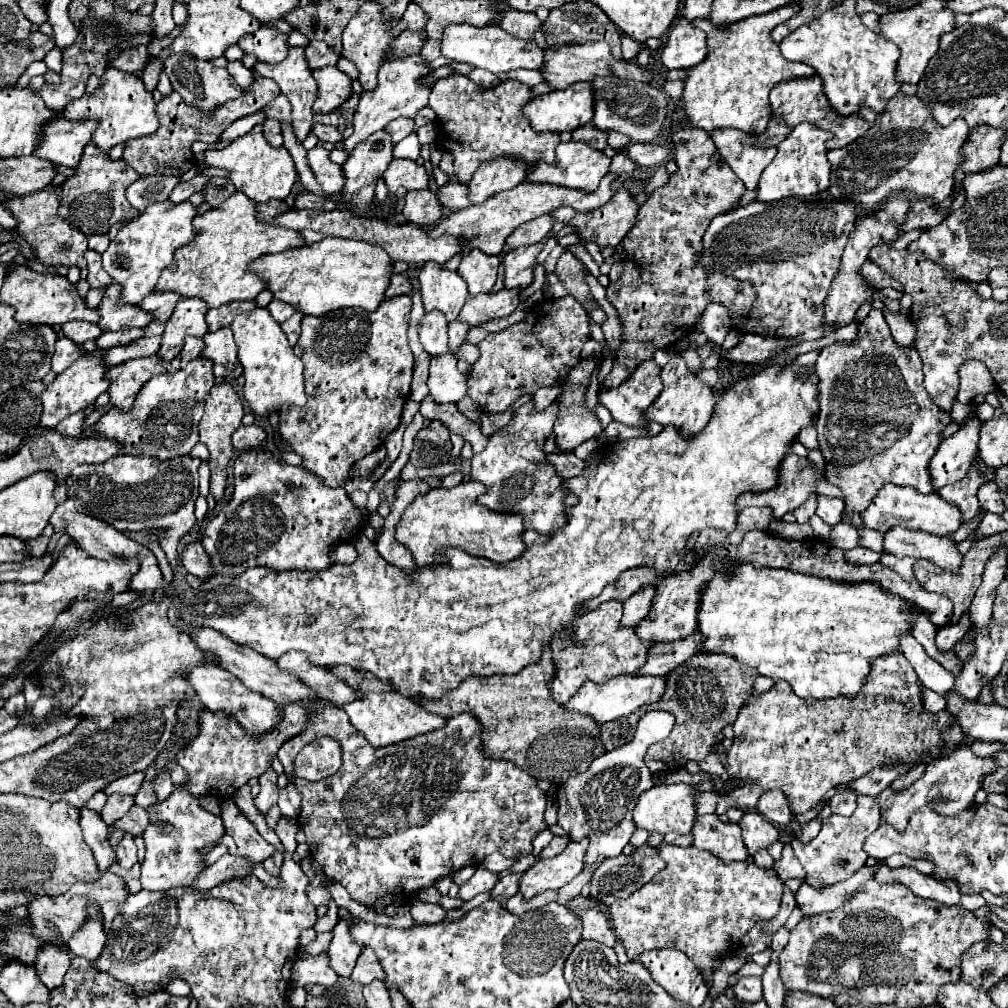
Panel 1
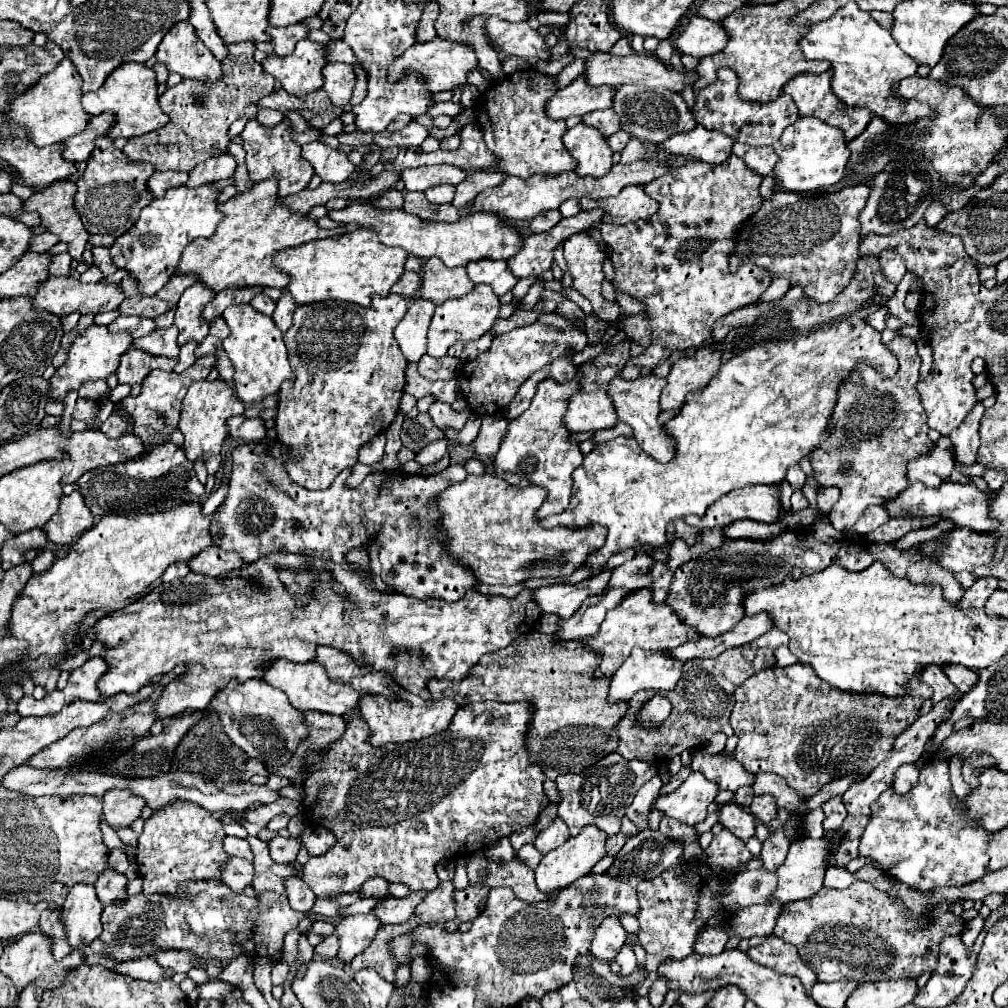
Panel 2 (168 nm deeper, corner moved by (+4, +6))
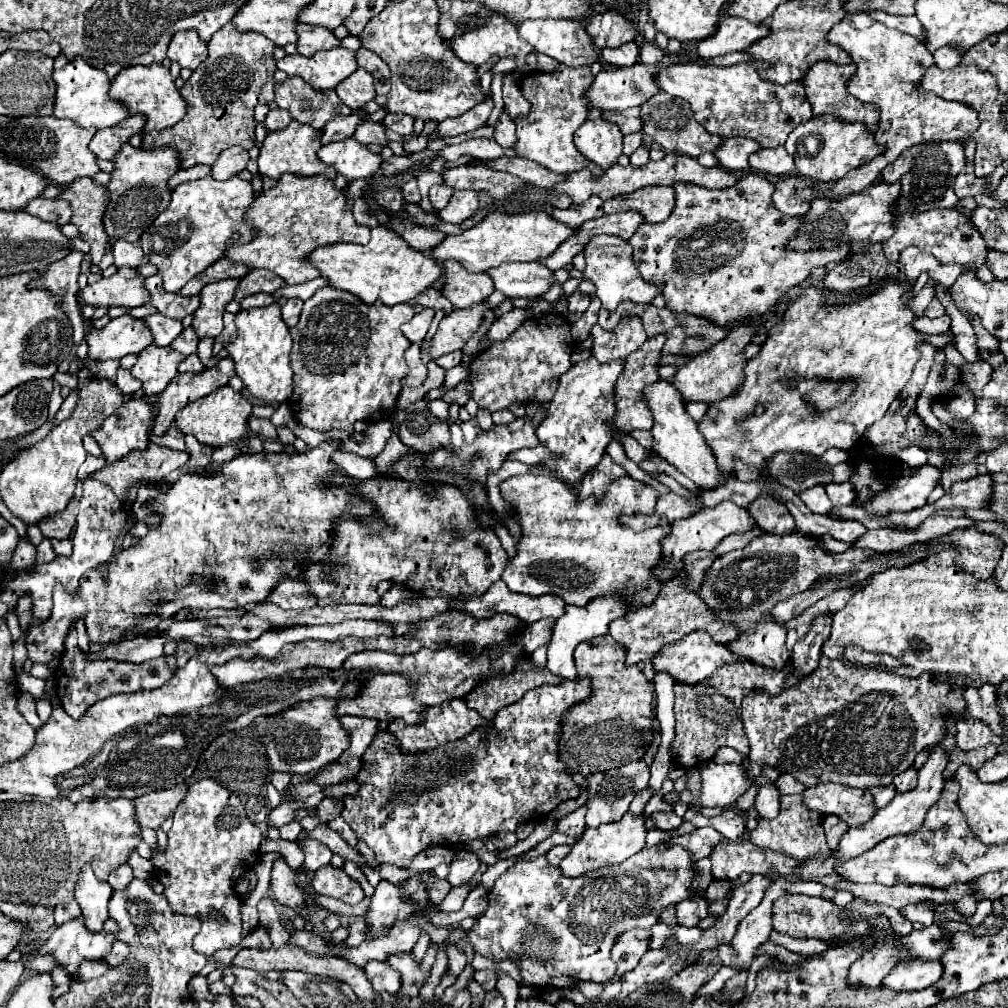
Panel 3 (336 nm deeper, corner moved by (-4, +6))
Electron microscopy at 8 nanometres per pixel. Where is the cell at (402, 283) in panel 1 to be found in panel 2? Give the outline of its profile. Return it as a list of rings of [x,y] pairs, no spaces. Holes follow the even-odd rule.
[[[404,271],[404,275],[400,275],[398,283],[390,291],[400,293],[402,297],[412,297],[412,295],[416,295],[418,287],[420,287],[420,275],[414,271]]]

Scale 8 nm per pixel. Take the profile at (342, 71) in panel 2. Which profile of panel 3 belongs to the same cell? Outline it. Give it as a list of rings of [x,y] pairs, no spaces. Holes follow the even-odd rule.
[[[356,69],[348,79],[344,79],[336,87],[336,93],[352,111],[362,109],[368,101],[372,101],[376,97],[372,75],[364,69]]]

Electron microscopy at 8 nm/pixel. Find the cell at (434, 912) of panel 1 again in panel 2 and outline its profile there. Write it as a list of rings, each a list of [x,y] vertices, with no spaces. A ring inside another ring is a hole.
[[[408,919],[406,923],[398,923],[398,925],[384,925],[378,929],[378,935],[374,937],[374,941],[370,943],[370,947],[366,951],[362,951],[358,957],[354,957],[352,961],[352,969],[360,971],[366,967],[376,969],[386,981],[394,983],[394,971],[396,971],[396,963],[388,953],[388,939],[394,937],[396,933],[406,933],[414,927],[414,919]]]

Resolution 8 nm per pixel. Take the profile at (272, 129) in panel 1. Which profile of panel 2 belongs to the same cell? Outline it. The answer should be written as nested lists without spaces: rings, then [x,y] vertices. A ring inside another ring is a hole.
[[[266,109],[266,111],[260,111],[260,113],[256,115],[256,121],[258,121],[260,125],[264,125],[264,127],[274,127],[274,125],[278,125],[278,123],[282,121],[282,113],[280,113],[280,111],[270,111],[270,109]]]

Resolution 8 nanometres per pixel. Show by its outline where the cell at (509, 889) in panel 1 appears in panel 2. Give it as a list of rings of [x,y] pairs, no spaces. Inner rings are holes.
[[[530,843],[530,847],[528,847],[528,845],[526,845],[526,847],[522,847],[522,851],[518,853],[518,857],[522,859],[522,863],[524,863],[524,865],[528,865],[530,869],[534,869],[534,867],[540,863],[542,853],[538,853],[538,849],[536,849],[536,847]],[[528,849],[530,849],[530,851],[528,851]],[[524,851],[526,851],[526,855],[522,855]]]

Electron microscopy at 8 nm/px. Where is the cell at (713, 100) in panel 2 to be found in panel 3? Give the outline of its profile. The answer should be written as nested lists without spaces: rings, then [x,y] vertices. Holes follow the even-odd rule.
[[[748,61],[732,67],[714,67],[714,65],[672,65],[658,73],[660,87],[690,103],[694,119],[710,133],[722,137],[750,137],[762,147],[780,147],[786,143],[788,135],[800,123],[806,123],[812,117],[812,107],[806,101],[802,81],[776,85],[766,83],[758,71],[766,63]]]

